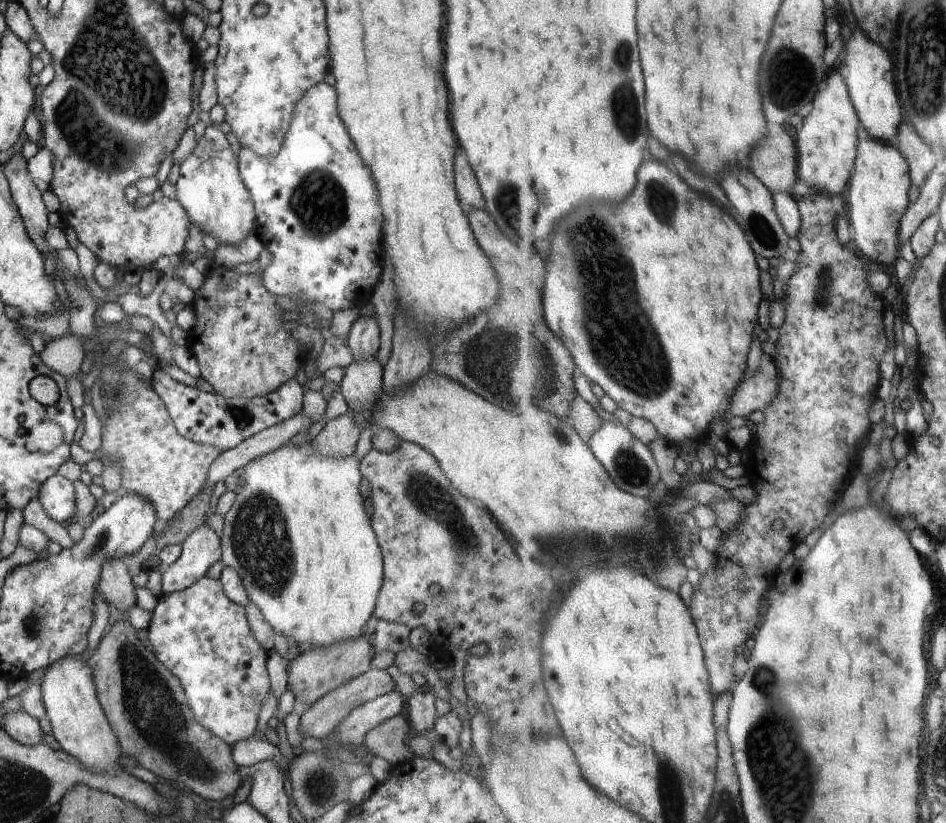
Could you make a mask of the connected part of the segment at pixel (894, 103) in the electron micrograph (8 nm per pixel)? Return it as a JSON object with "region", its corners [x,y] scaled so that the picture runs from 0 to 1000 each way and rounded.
{"region":[[[905,36],[903,46],[896,51],[896,87],[893,90],[899,114],[906,128],[907,139],[913,153],[913,162],[924,170],[941,177],[950,177],[951,153],[956,146],[953,124],[945,95],[945,75],[941,63],[924,51],[913,36]]]}

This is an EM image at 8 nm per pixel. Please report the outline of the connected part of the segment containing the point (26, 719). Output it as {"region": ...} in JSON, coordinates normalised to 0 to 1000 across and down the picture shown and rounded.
{"region":[[[27,864],[6,865],[3,870],[3,886],[13,899],[25,906],[44,904],[47,891],[42,886],[41,875],[32,870]]]}

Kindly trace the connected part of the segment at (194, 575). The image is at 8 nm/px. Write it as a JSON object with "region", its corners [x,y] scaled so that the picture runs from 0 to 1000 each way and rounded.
{"region":[[[214,634],[192,661],[190,677],[180,687],[171,688],[171,722],[190,719],[211,702],[218,701],[220,690],[234,680],[233,654],[226,642]]]}

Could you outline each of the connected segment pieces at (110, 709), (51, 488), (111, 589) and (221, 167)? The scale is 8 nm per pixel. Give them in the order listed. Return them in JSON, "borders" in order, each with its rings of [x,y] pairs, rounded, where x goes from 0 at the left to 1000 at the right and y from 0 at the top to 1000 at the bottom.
{"borders":[[[[137,755],[123,756],[104,787],[98,791],[92,808],[97,814],[97,826],[103,849],[115,877],[130,917],[144,923],[148,933],[159,936],[166,944],[190,950],[197,960],[217,971],[241,976],[247,970],[257,945],[244,917],[244,906],[230,899],[222,887],[209,880],[201,863],[199,849],[190,827],[163,797],[163,793],[146,776],[144,764]]],[[[59,575],[43,588],[40,609],[57,634],[72,638],[75,633],[79,633],[79,598],[80,588]]],[[[112,680],[112,685],[108,685],[104,716],[110,730],[124,741],[135,744],[145,736],[142,727],[144,714],[129,680]]],[[[225,153],[219,154],[215,165],[208,170],[205,185],[190,200],[189,216],[185,227],[186,245],[197,255],[201,270],[205,275],[209,275],[216,284],[226,288],[230,300],[254,296],[256,292],[260,292],[260,287],[264,282],[268,282],[272,265],[266,237],[260,231],[260,225],[254,216],[252,191],[247,187],[239,164],[229,156]]]]}

